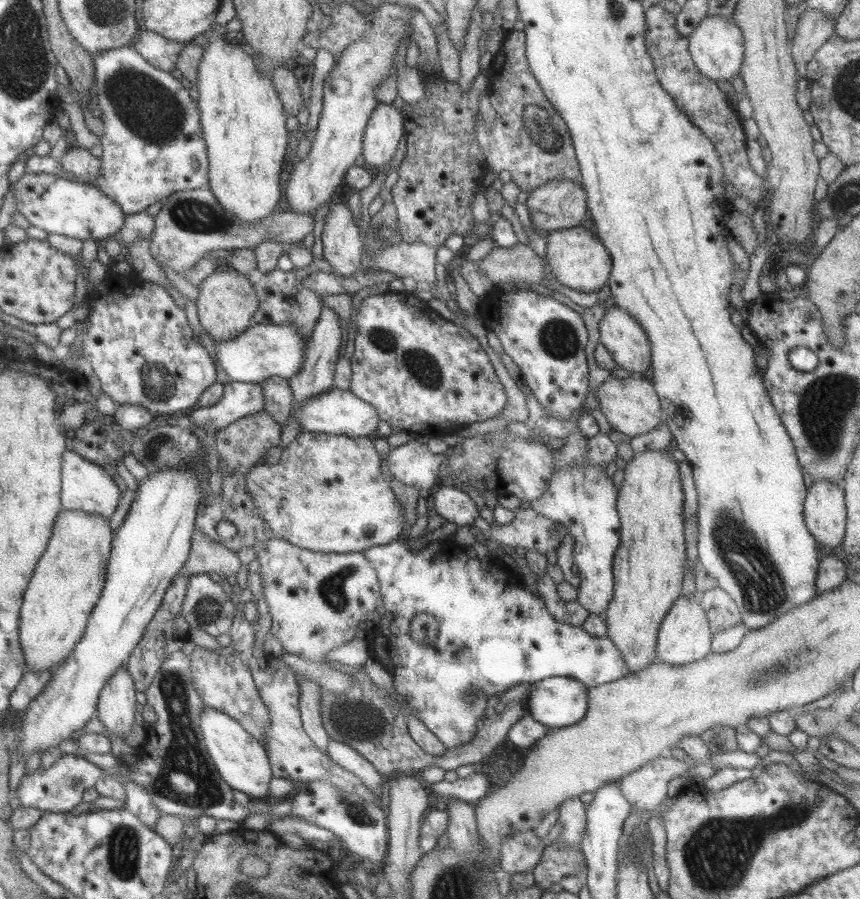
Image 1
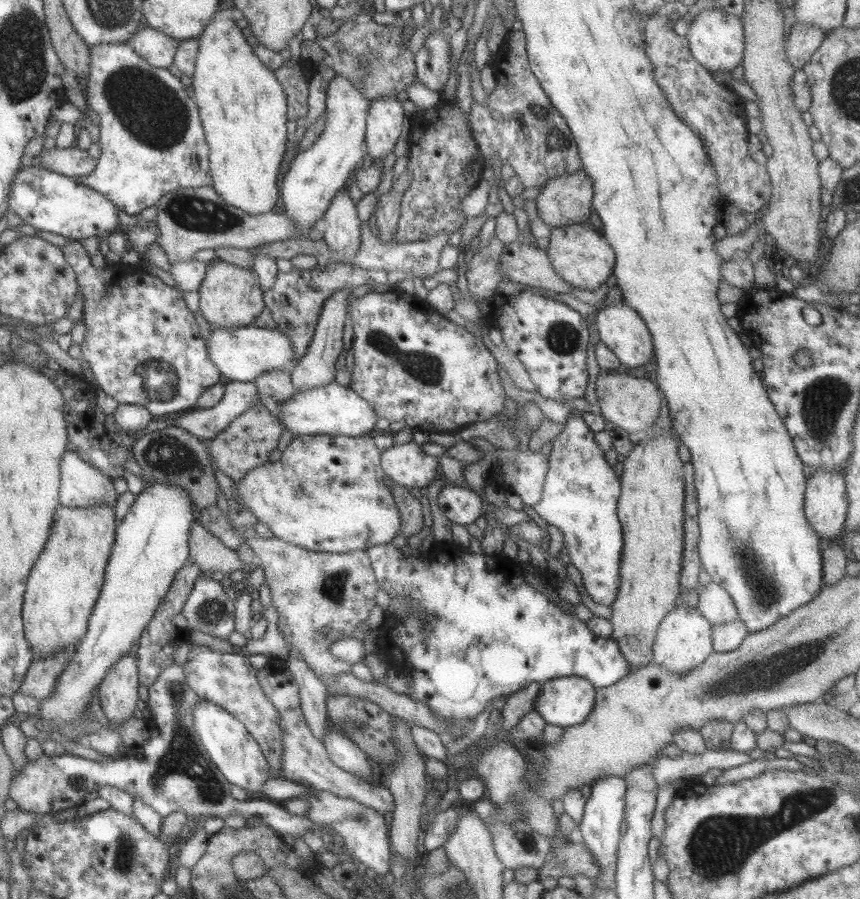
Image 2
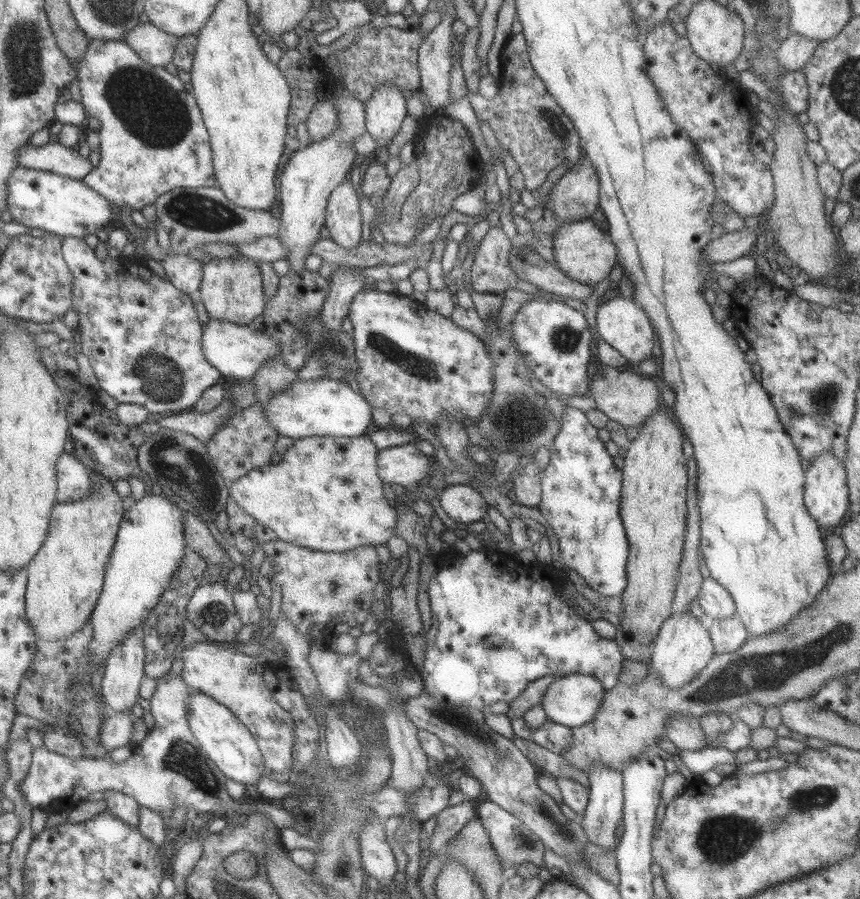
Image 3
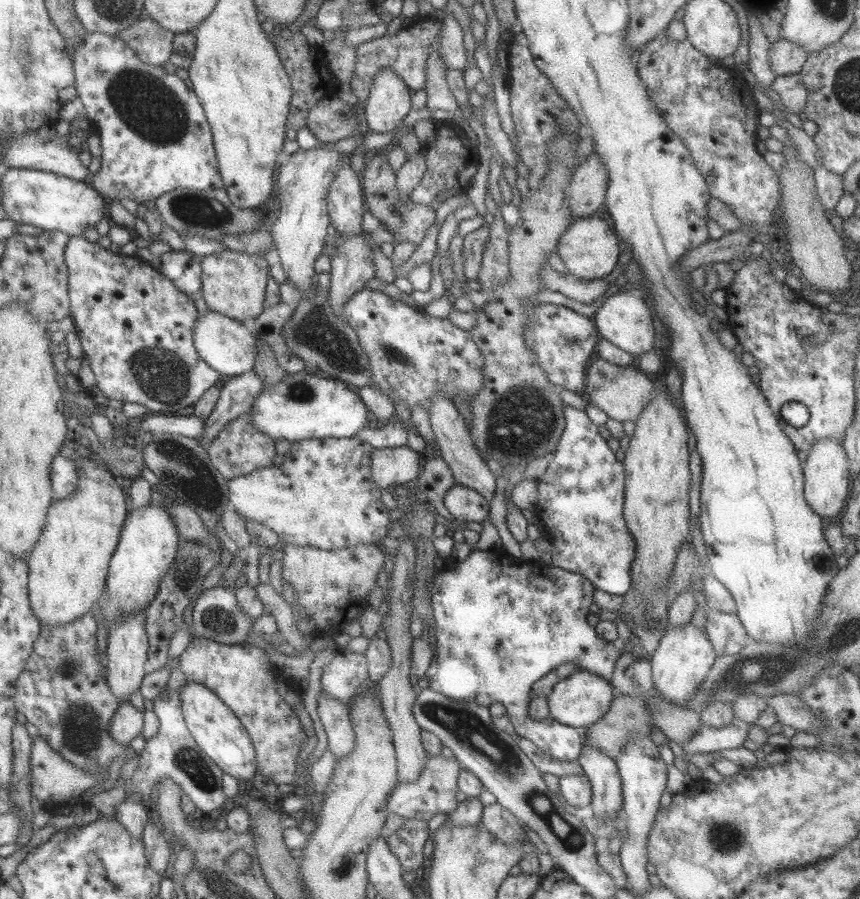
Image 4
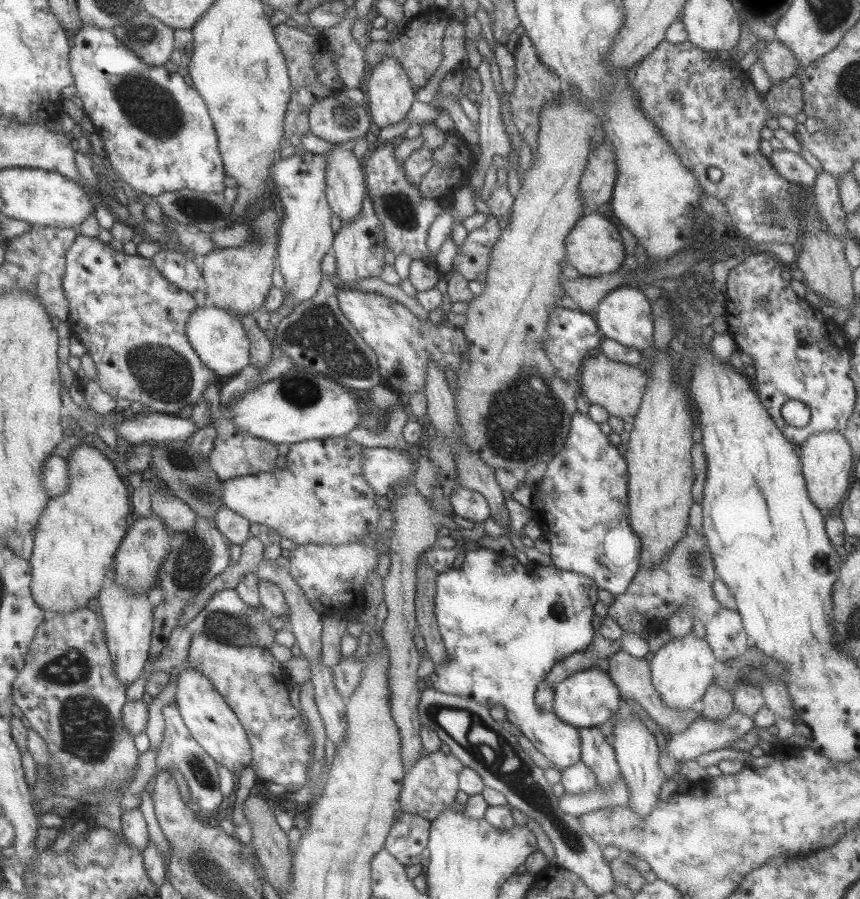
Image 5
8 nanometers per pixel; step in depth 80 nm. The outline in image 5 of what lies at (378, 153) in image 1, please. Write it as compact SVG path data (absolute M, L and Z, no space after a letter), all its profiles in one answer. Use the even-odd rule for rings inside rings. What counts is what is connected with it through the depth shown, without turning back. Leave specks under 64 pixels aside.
M384 56L366 79L365 105L371 122L381 129L401 121L417 94L401 65Z

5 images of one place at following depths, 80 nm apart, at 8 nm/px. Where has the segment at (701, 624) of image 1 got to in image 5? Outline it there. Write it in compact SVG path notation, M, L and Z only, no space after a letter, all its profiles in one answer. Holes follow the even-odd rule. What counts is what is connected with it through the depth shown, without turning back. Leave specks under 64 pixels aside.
M693 632L682 637L666 637L663 644L653 655L650 664L650 679L653 688L659 693L660 699L669 707L680 711L689 711L691 705L701 700L706 688L711 684L719 664L705 639L697 638Z

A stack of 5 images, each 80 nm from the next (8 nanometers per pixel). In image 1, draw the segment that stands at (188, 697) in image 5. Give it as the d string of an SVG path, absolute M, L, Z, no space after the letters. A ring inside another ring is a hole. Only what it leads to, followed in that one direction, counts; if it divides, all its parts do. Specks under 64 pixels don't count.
M204 707L199 726L206 753L211 758L221 780L233 791L239 791L249 798L261 798L267 795L267 786L271 781L272 773L264 746L243 730L238 722L213 708Z

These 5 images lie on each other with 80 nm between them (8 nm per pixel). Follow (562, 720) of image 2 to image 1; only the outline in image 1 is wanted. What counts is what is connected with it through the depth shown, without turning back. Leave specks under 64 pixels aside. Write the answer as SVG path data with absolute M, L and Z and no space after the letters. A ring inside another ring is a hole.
M542 678L529 684L527 691L527 712L548 729L574 725L585 714L587 686L572 678Z

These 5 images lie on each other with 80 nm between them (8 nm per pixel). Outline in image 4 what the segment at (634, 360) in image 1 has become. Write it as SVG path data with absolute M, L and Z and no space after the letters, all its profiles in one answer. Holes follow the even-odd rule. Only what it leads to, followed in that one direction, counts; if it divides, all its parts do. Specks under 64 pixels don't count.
M619 286L619 290L601 304L591 320L600 339L608 341L637 359L641 354L653 349L655 328L651 314L652 310L644 298L635 298L631 296L629 289Z

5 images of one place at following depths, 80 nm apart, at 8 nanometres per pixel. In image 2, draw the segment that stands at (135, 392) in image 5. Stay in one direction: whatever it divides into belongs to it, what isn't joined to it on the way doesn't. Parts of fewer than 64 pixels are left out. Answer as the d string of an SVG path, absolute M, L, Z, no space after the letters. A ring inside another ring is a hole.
M70 239L62 253L75 274L77 290L82 296L81 322L86 332L79 346L80 355L87 362L98 388L117 404L142 406L152 417L161 419L168 413L189 411L206 388L222 380L217 367L209 359L195 316L187 309L181 292L147 274L137 264L128 266L119 261L114 266L93 267L79 240Z

